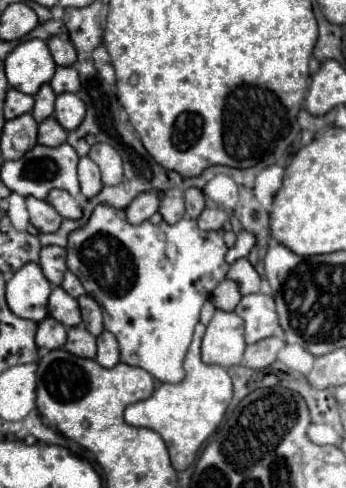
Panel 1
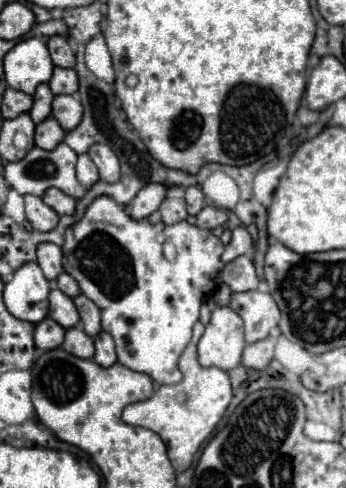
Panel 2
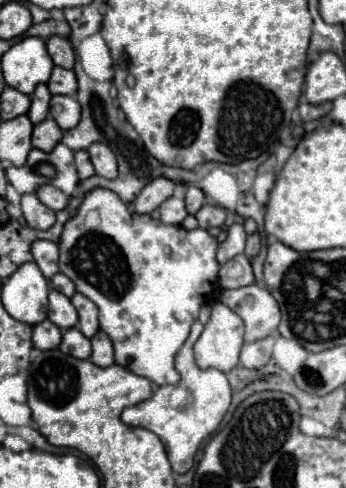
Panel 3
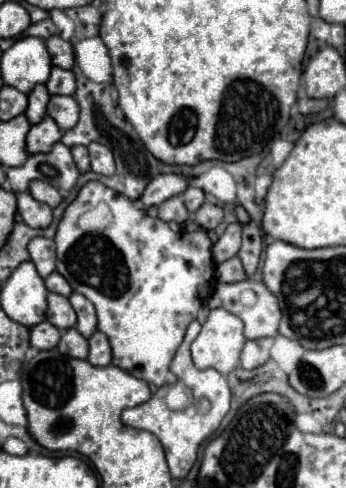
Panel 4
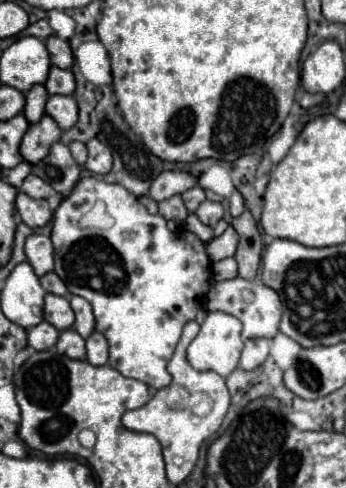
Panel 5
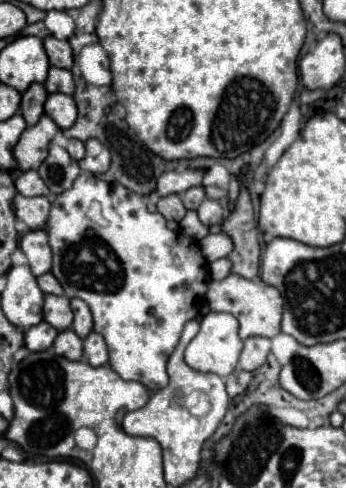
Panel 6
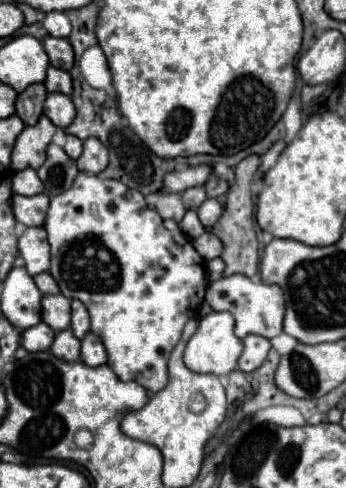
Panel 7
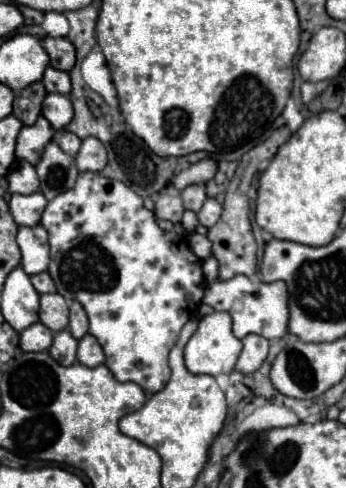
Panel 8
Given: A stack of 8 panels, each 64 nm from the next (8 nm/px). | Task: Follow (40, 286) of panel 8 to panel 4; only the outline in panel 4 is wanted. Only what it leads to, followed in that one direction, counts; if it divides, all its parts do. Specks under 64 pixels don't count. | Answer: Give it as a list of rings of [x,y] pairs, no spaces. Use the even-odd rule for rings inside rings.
[[[52,272],[44,282],[46,282],[46,288],[48,288],[50,292],[62,294],[62,296],[70,296],[70,294],[72,294],[70,284],[68,284],[68,282],[64,280],[64,276],[60,276],[58,272]]]

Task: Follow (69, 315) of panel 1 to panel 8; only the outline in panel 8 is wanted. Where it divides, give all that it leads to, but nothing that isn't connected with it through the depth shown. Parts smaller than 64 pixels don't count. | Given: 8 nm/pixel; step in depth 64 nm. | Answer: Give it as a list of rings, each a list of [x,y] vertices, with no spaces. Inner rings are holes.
[[[42,294],[40,296],[40,322],[50,330],[60,332],[68,326],[68,302],[60,294]]]

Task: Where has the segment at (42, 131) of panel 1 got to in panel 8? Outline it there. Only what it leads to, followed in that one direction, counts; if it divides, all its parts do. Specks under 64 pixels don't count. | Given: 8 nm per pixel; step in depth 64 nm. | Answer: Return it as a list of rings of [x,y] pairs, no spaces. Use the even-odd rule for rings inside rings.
[[[40,116],[36,124],[24,126],[16,140],[16,160],[14,162],[18,164],[24,160],[36,166],[40,162],[44,146],[52,140],[52,136],[54,136],[54,128],[48,124],[48,120],[44,120],[44,116]]]

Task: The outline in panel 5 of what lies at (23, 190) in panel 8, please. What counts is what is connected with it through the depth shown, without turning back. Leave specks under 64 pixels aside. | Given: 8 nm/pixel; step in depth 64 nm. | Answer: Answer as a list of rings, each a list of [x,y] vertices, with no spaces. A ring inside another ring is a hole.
[[[28,176],[20,190],[24,190],[28,196],[32,196],[36,200],[48,200],[48,198],[56,196],[54,188],[48,182],[44,182],[42,178],[38,178],[38,176]]]

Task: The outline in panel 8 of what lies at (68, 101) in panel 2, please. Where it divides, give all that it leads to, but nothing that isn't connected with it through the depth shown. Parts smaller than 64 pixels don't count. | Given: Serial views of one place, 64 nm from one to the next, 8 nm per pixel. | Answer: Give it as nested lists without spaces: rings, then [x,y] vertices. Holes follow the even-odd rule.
[[[48,94],[44,98],[44,106],[42,106],[42,114],[44,118],[56,128],[62,130],[68,126],[68,122],[74,116],[74,108],[70,98],[66,98],[64,94]]]

